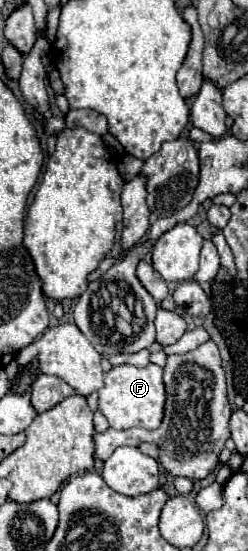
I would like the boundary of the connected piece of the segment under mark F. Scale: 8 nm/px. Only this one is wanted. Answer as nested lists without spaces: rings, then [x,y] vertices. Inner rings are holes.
[[[127,364],[117,366],[105,374],[103,382],[105,384],[99,390],[99,410],[103,412],[111,428],[115,430],[131,426],[147,430],[159,428],[165,408],[165,386],[163,386],[163,370],[157,364],[149,364],[145,368],[135,368]]]

